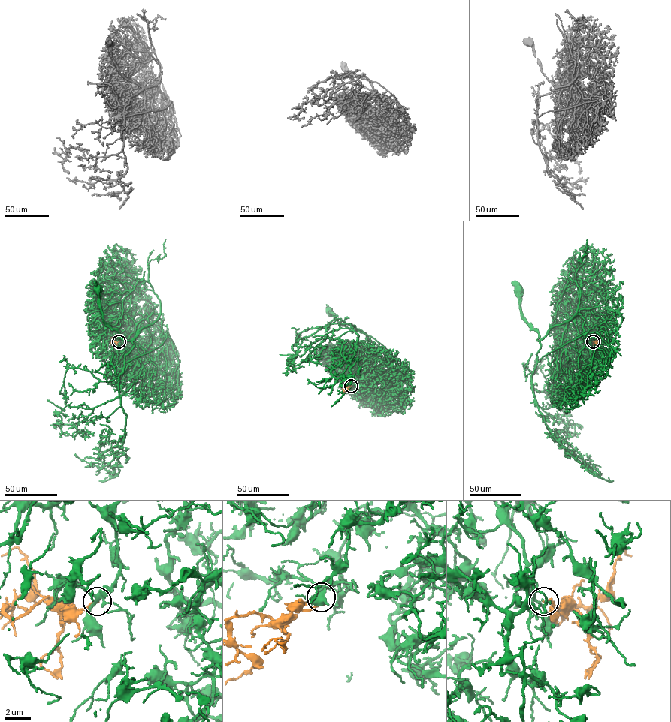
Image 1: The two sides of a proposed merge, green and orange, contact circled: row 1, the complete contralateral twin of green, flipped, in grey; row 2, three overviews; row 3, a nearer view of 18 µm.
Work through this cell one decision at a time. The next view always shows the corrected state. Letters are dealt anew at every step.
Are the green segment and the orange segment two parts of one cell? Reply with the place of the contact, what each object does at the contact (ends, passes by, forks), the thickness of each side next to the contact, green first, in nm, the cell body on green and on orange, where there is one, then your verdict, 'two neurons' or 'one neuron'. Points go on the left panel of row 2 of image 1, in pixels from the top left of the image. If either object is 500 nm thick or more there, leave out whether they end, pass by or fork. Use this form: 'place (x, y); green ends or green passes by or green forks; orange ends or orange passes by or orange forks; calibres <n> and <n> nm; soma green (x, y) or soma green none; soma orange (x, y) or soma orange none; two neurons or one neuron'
place (119, 341); green passes by; orange ends; calibres 190 and 190 nm; soma green (96, 289); soma orange none; two neurons

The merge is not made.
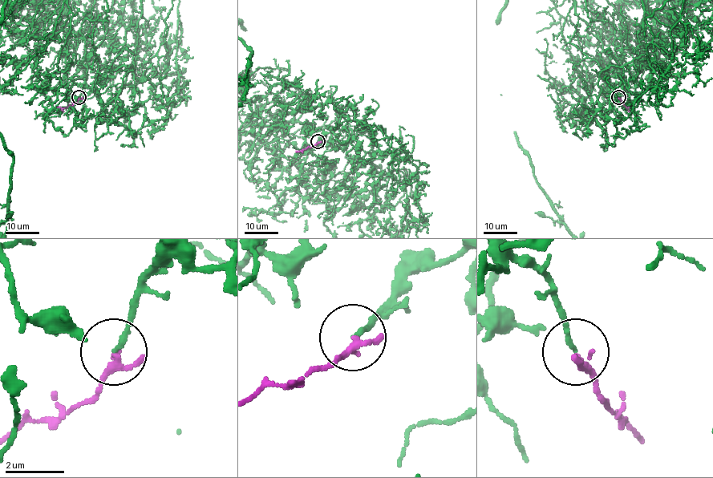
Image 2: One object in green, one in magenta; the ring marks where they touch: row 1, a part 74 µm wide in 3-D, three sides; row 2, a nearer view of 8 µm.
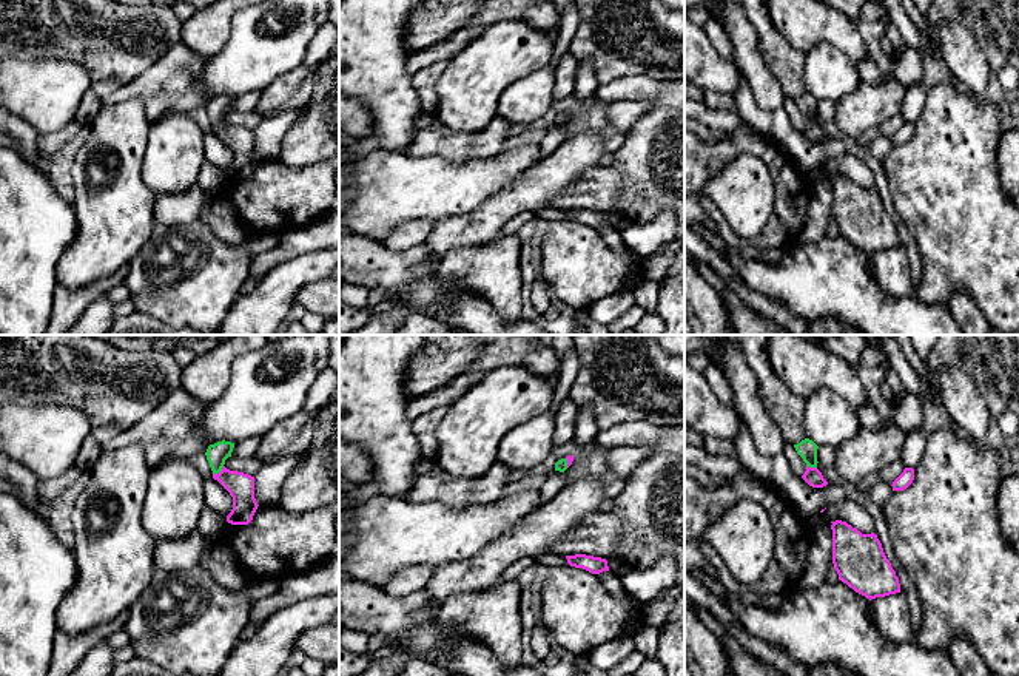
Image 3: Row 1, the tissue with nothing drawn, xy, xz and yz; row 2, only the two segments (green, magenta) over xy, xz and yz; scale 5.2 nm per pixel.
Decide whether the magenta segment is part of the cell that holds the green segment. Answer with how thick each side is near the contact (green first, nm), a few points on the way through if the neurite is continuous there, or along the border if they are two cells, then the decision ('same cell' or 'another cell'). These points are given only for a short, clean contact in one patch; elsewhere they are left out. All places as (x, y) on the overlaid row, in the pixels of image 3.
calibres 110 and 140 nm; way xy (216, 454), (218, 473), (241, 486); same cell

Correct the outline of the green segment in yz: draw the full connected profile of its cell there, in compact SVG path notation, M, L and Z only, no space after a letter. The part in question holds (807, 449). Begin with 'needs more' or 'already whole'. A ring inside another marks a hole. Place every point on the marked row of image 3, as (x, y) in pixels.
needs more; M805 438L800 443L794 444L797 454L803 458L806 463L806 471L802 475L802 478L812 488L823 488L828 485L828 482L823 478L822 472L817 469L817 449L819 446L809 440Z

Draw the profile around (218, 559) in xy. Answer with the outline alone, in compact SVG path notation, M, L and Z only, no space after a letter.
M219 534L205 537L205 548L199 563L225 590L239 591L247 588L250 583L233 551L219 537Z

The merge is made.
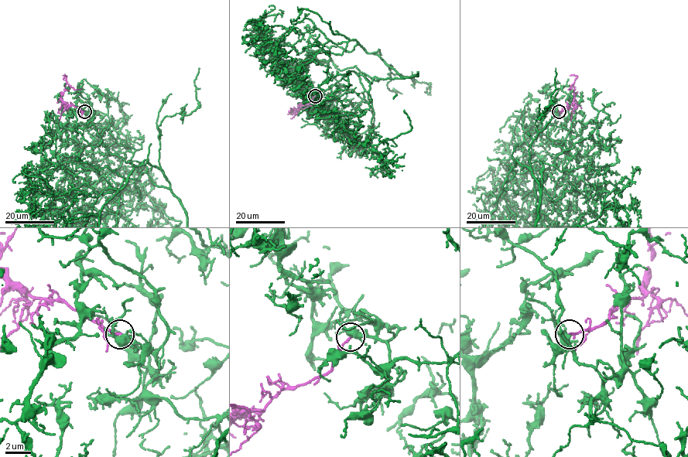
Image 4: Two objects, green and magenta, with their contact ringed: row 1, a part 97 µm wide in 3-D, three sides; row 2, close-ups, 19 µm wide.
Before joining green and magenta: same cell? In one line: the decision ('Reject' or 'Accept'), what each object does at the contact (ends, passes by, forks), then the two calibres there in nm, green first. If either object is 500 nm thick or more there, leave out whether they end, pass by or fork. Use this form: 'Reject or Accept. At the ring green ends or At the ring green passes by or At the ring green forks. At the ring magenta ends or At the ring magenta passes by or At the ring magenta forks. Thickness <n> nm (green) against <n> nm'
Reject. At the ring green forks. At the ring magenta ends. Thickness 400 nm (green) against 190 nm

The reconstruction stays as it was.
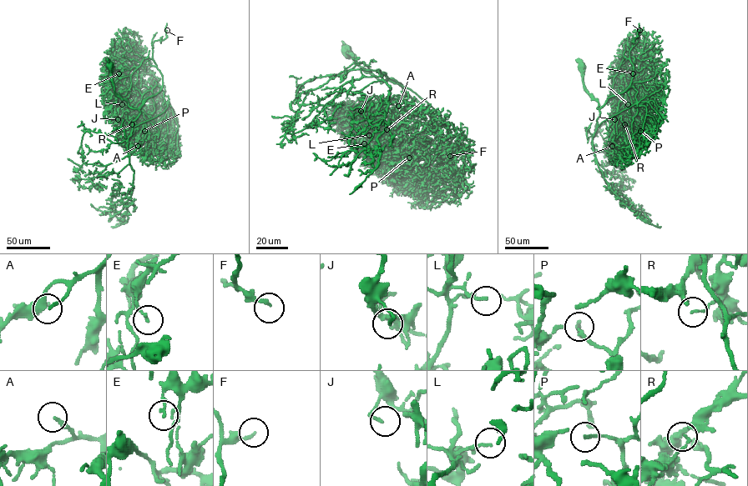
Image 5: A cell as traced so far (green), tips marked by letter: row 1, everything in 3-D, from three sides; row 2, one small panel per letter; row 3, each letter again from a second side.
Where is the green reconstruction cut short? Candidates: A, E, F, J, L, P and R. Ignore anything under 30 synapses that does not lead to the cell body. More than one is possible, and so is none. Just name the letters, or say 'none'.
A, J

